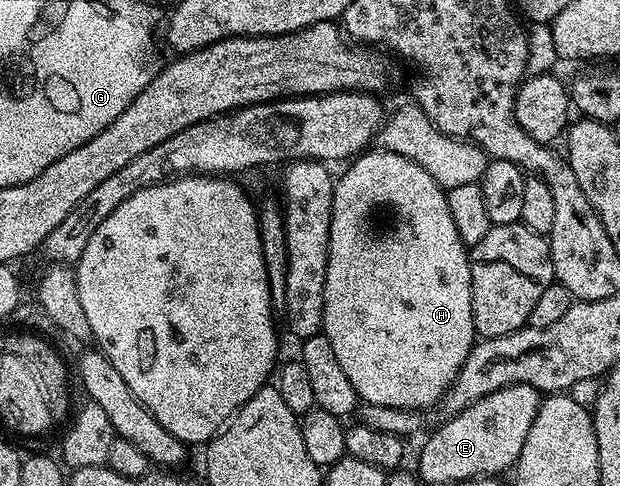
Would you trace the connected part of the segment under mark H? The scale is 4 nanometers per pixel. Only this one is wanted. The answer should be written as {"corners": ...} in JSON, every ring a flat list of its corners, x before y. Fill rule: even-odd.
{"corners":[[374,149,359,154,349,164,351,167,342,176,340,174,337,176,334,185,330,240,328,241,328,269,324,281,322,329,328,341,332,341,332,350,335,351,344,373,348,376,348,381,352,381,352,389,356,389,359,400,363,404,411,409,433,408,444,392,454,384,454,378,460,373,470,348,476,342,476,332,472,321,472,297,470,296,470,256,466,244,460,241,460,233,456,233,452,213,448,213,448,201,443,187,423,167,416,165,408,157,385,149,372,150]]}

